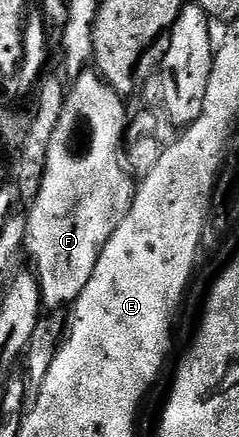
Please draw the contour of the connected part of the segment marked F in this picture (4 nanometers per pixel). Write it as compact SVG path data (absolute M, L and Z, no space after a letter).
M86 69L77 76L78 79L74 83L74 88L71 86L66 92L66 103L62 107L60 113L60 121L56 125L56 133L52 133L52 141L49 145L49 152L46 154L46 171L43 173L40 182L37 184L38 196L34 199L34 208L28 211L25 250L30 250L31 255L35 261L38 262L38 269L36 268L38 278L42 286L42 299L47 308L56 307L52 309L62 309L65 305L73 304L74 300L78 298L79 293L88 285L88 281L94 275L94 270L98 264L98 258L102 255L102 250L105 249L106 243L114 235L114 230L121 225L123 219L129 213L132 206L132 183L130 187L130 175L126 164L125 144L128 135L128 128L130 125L130 112L128 113L125 103L117 90L97 70Z

